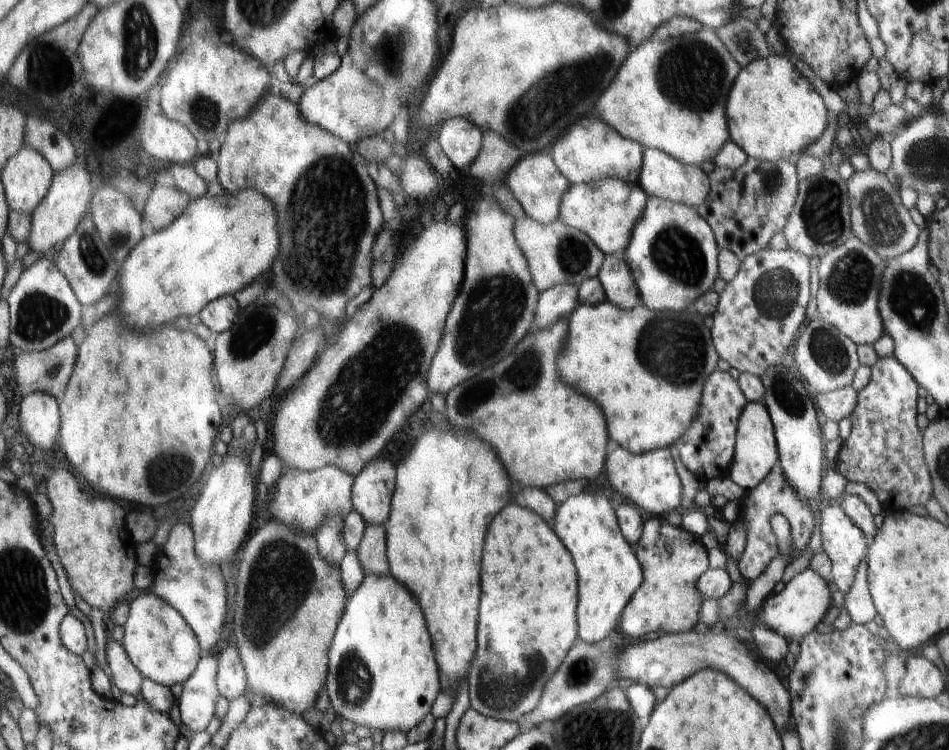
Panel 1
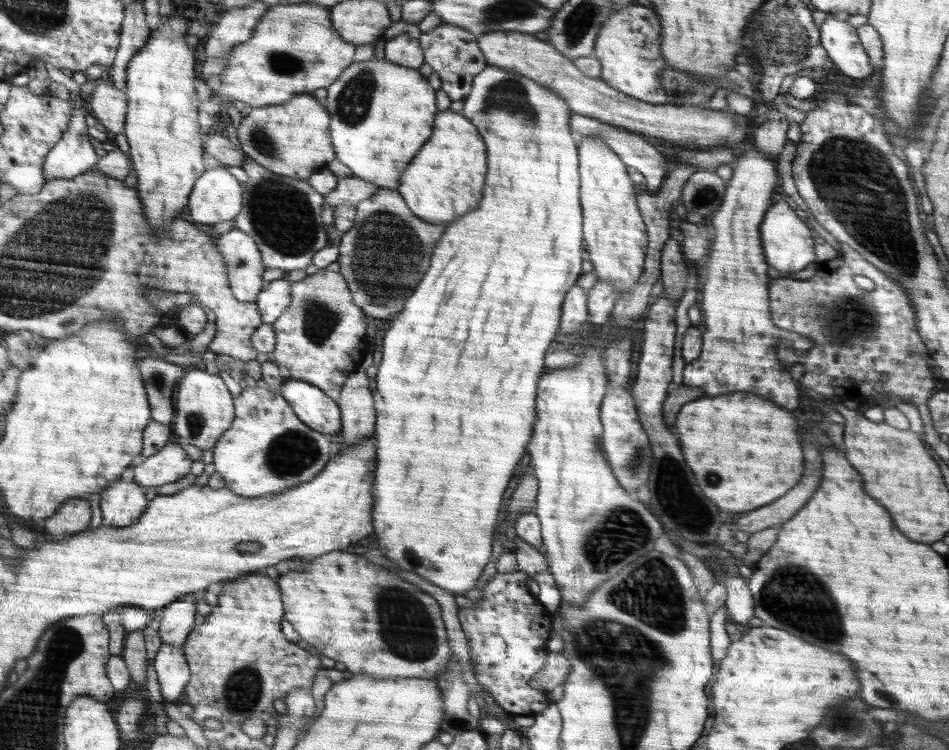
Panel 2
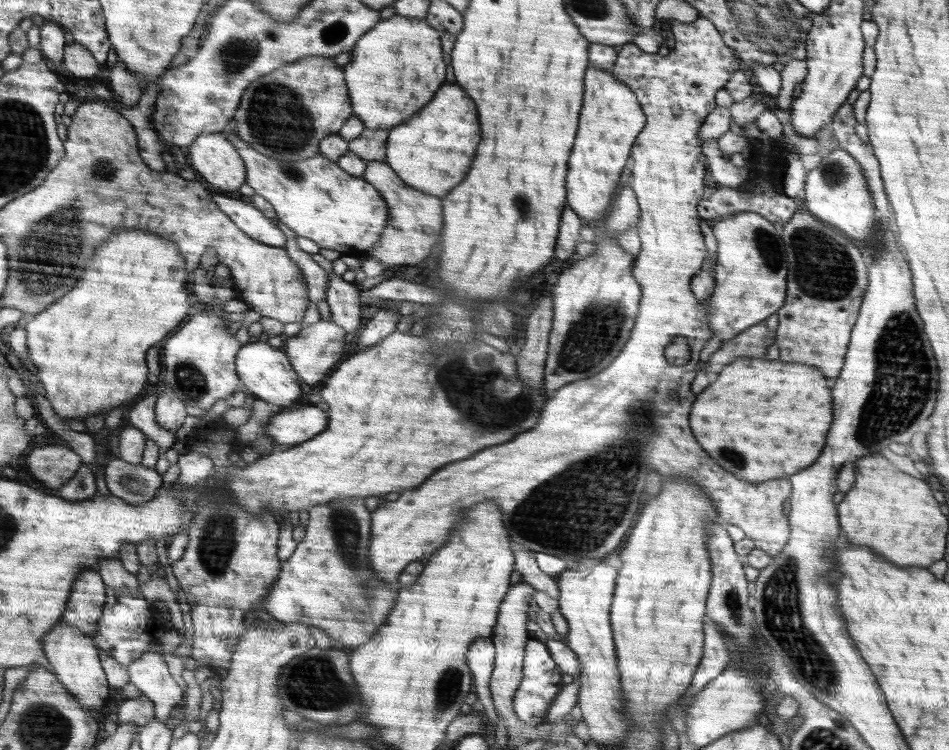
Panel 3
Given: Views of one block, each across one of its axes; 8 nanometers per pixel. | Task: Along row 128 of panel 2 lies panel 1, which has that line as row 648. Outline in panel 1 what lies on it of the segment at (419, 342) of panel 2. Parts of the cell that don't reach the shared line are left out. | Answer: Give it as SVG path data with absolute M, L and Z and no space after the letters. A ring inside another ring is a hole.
M510 504L494 516L482 554L478 664L474 676L468 674L470 704L476 712L516 723L538 706L545 684L578 641L576 586L572 556L538 514Z

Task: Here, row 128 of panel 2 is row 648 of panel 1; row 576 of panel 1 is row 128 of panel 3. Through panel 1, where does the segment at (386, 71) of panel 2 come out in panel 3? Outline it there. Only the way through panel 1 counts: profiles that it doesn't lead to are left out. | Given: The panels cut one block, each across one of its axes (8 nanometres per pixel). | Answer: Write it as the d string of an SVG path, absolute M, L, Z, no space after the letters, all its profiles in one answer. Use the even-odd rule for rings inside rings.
M394 15L389 20L382 20L374 32L366 32L362 36L362 44L356 44L350 52L350 61L346 68L345 81L350 84L352 109L368 130L390 130L396 124L402 124L404 120L412 118L414 112L418 112L424 104L432 100L436 90L444 84L444 74L448 70L442 48L440 48L440 36L436 28L426 20L410 19L408 17Z

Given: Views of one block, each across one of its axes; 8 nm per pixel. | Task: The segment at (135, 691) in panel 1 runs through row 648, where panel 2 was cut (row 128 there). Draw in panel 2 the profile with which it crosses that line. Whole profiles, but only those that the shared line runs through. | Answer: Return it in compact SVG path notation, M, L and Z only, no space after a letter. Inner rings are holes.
M97 79L97 87L91 101L93 114L108 131L126 134L130 98L126 92L120 90L115 83Z

